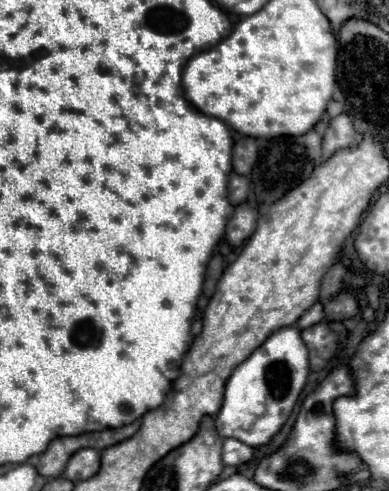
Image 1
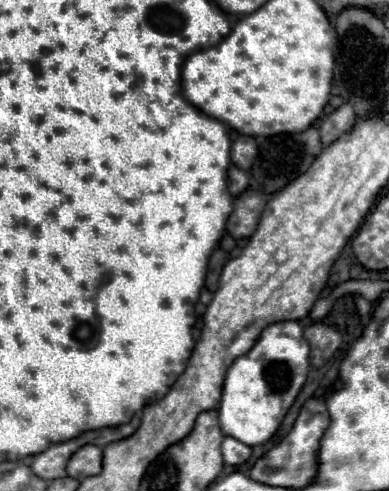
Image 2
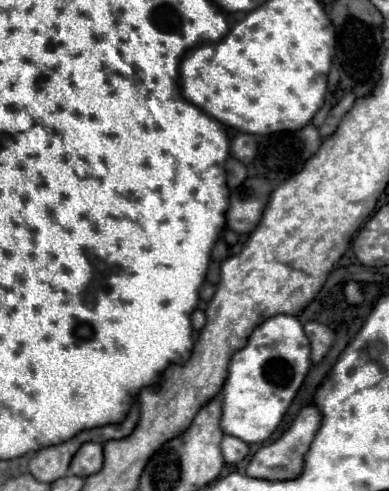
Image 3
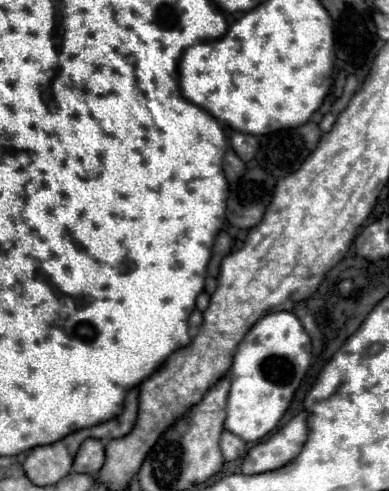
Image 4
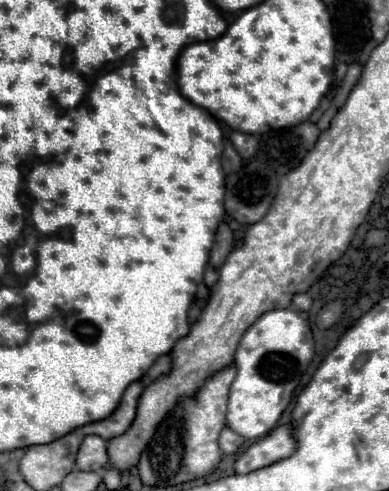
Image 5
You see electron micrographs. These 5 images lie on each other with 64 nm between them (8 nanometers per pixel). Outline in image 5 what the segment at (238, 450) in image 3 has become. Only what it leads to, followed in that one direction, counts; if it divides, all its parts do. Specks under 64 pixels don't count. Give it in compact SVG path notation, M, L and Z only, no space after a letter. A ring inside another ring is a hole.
M228 426L220 432L220 438L218 438L218 444L220 444L220 450L224 454L236 454L240 450L240 446L244 444L244 438L236 432L232 432Z

